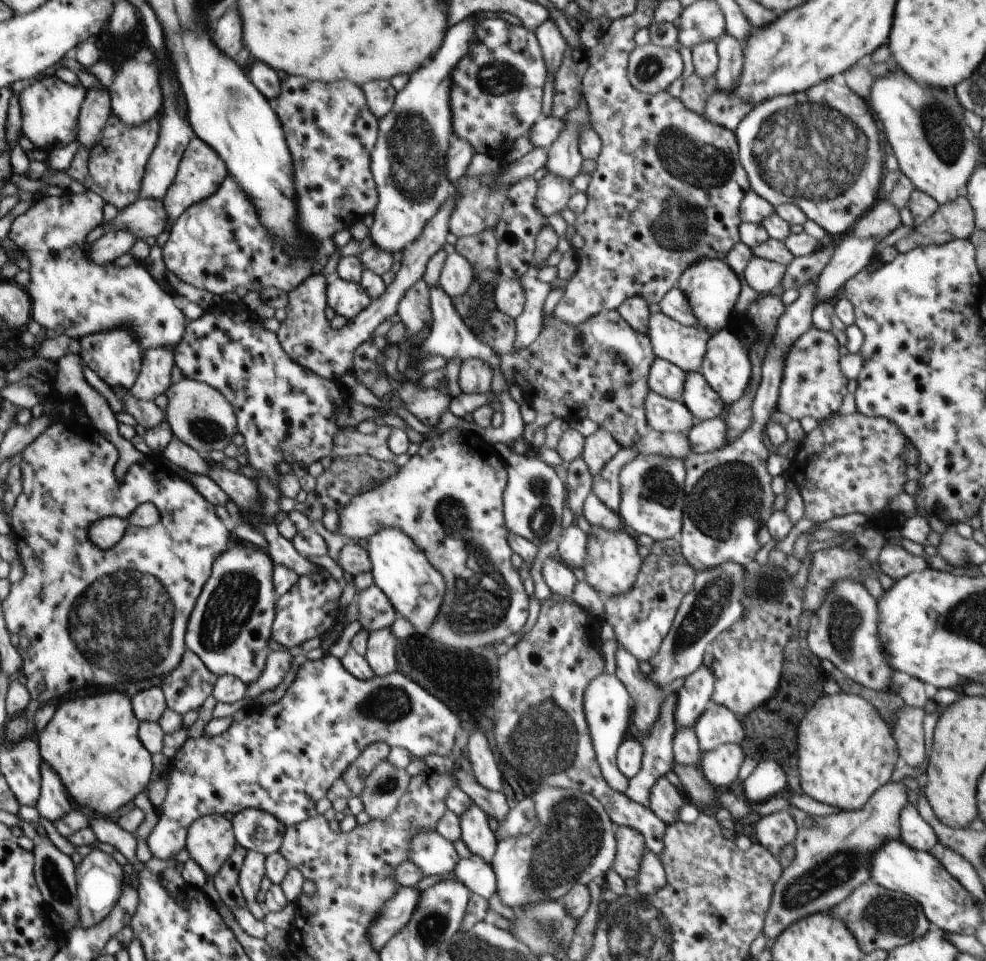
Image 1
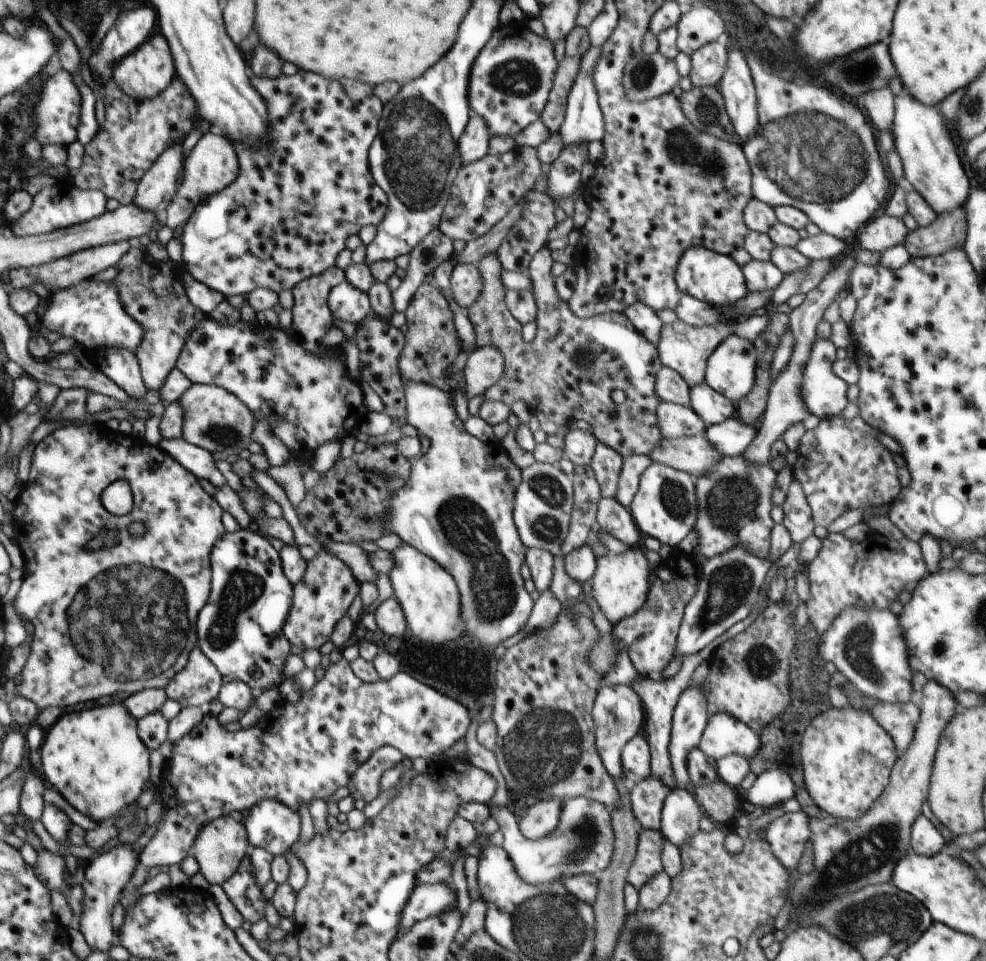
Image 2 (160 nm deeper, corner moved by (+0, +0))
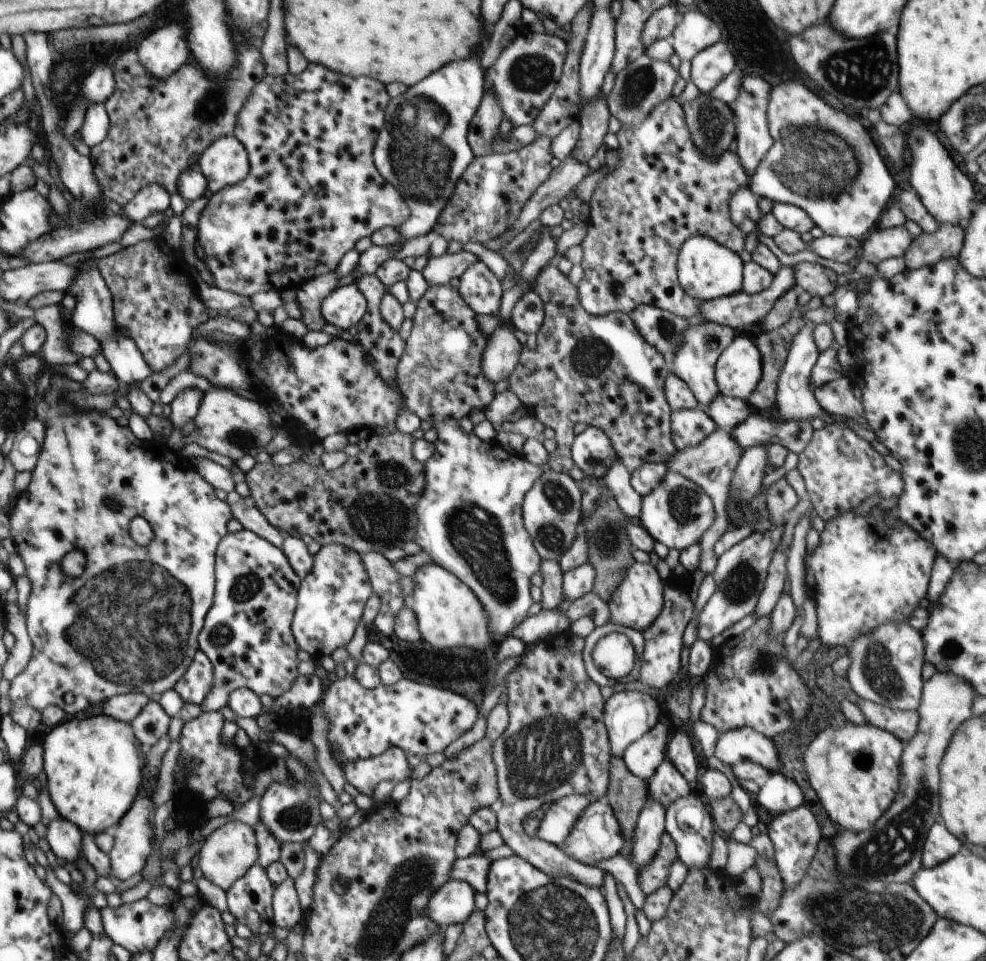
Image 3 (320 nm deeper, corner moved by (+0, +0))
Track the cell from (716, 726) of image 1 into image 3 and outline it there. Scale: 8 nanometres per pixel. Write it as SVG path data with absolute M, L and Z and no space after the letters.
M748 726L718 732L713 755L729 765L749 761L770 773L778 772L780 768L780 758L773 740Z

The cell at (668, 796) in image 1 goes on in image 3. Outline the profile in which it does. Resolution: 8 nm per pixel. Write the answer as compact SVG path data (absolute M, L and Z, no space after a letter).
M690 792L688 796L674 800L665 809L664 828L676 844L678 859L686 864L688 871L704 870L706 866L709 866L710 856L712 855L712 834L715 833L716 827L711 820L709 807L704 806L698 797Z

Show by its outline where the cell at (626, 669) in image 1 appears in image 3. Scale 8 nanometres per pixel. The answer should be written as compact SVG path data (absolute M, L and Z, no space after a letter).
M664 752L664 760L660 762L660 766L646 784L648 798L662 802L664 809L668 808L674 800L684 798L691 792L688 782L668 760L666 752Z

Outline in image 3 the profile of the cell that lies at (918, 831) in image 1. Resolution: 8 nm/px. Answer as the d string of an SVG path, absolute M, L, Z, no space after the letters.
M942 823L930 827L923 846L922 864L925 869L938 866L941 862L963 851L963 844Z

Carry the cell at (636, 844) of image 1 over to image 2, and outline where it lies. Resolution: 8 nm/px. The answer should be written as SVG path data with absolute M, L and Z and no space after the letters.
M642 829L639 832L636 856L629 868L627 882L641 889L654 876L664 872L662 858L663 841L661 831Z

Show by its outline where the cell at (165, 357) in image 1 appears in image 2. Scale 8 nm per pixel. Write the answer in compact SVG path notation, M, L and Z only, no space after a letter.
M139 246L130 247L115 264L115 267L118 269L118 274L112 282L118 284L123 307L134 320L142 324L145 332L141 346L134 351L140 360L141 376L144 378L147 389L160 391L168 380L168 376L176 369L177 360L181 356L189 332L207 316L190 302L183 285L183 270L178 264L172 261L168 263L158 261Z

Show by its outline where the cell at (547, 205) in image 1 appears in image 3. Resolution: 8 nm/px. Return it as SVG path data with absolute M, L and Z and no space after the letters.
M601 94L594 100L590 100L590 104L581 108L581 113L578 115L580 134L578 134L576 146L570 154L574 160L588 163L594 157L604 143L606 132L609 132L610 116L607 100L604 100Z

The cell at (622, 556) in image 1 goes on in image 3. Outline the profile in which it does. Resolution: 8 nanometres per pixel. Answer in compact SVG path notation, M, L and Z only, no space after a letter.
M635 561L634 564L630 564L626 568L626 574L622 576L622 582L612 592L612 598L608 602L610 621L612 624L626 626L638 631L650 628L650 624L654 624L654 620L662 612L663 593L663 580L660 578L655 564L641 564Z

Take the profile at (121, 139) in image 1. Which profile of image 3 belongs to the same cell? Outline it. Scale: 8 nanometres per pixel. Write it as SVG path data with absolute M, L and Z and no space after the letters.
M235 44L235 52L237 54L237 61L235 65L225 72L225 75L208 75L201 67L200 63L195 63L189 60L184 63L181 68L174 74L170 75L166 80L160 80L156 77L152 77L151 74L145 69L145 65L141 63L140 57L137 55L137 49L130 48L130 50L124 50L124 52L115 55L112 59L112 67L115 76L115 89L113 95L105 102L106 112L110 119L110 128L108 136L96 146L91 147L90 160L94 164L94 172L97 176L98 182L103 190L103 196L106 201L114 200L121 207L125 204L132 202L136 198L136 194L141 188L151 185L152 183L158 183L164 186L166 190L170 192L170 195L177 192L177 180L178 176L182 174L186 169L198 167L199 156L215 141L219 138L230 136L235 131L237 123L237 116L245 105L245 102L250 98L253 88L267 75L265 71L265 64L261 55L261 50L254 45L248 46L248 44Z

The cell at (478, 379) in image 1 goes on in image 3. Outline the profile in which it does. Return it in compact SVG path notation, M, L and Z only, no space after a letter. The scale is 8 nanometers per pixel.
M505 323L496 328L482 352L480 370L486 382L496 385L510 378L520 360L522 344L512 332L512 325Z

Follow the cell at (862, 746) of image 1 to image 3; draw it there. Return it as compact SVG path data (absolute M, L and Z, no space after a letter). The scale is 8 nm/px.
M847 721L842 727L827 724L822 730L817 728L816 738L807 745L806 774L832 822L853 832L870 831L897 796L905 744L882 728Z

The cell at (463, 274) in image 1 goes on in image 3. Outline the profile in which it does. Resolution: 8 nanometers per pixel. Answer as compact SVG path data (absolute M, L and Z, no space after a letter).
M478 261L459 277L458 292L476 315L495 316L501 310L502 284L486 266Z

